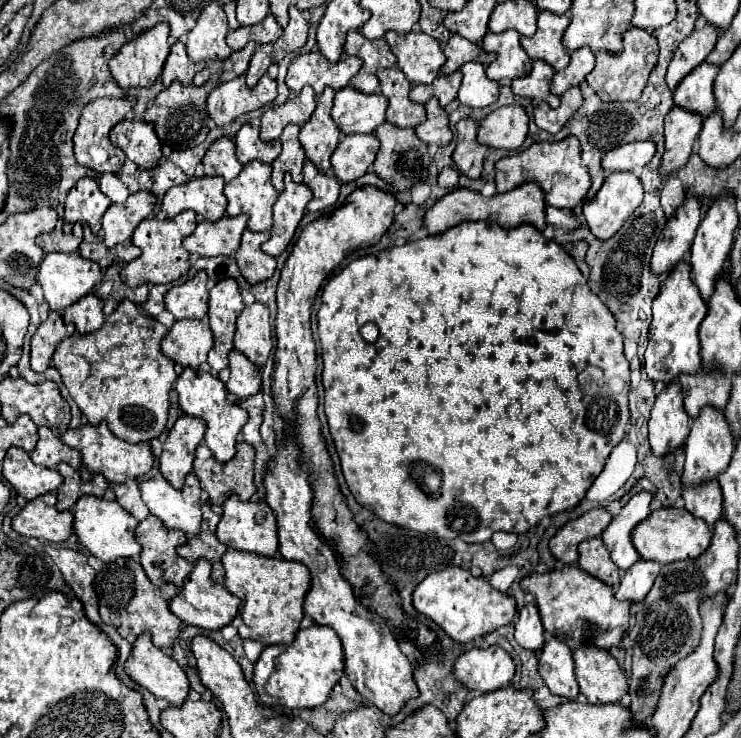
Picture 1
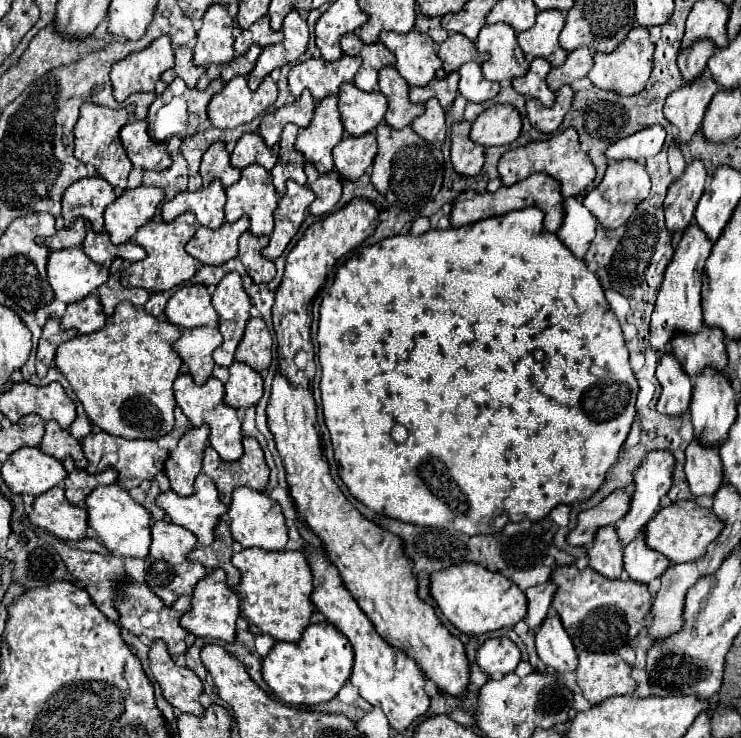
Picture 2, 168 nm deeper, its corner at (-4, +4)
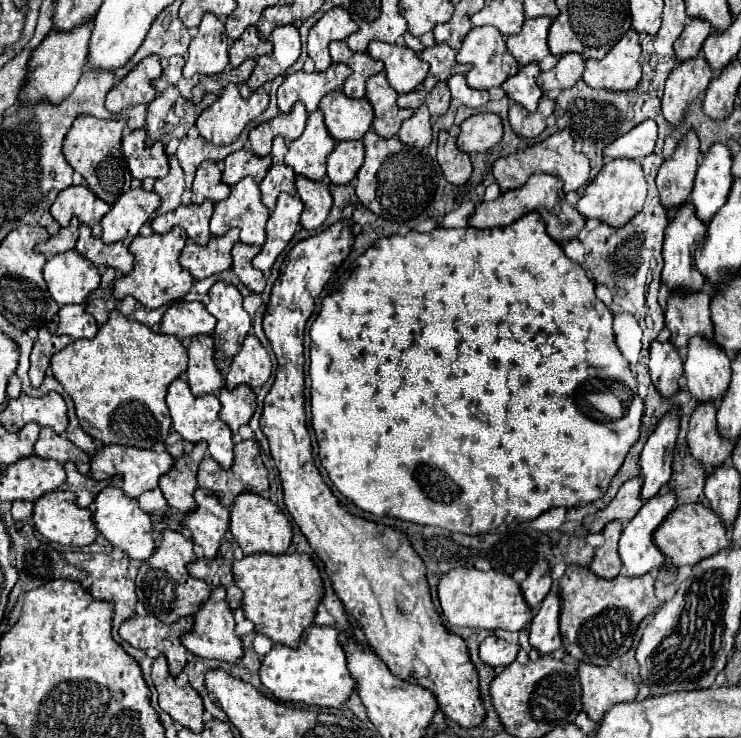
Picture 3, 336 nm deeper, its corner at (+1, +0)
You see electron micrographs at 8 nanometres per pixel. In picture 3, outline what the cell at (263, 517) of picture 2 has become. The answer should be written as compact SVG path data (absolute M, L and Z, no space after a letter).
M243 492L235 498L235 504L231 508L231 528L229 530L245 554L257 554L257 552L285 554L293 538L291 522L277 508L277 504L273 504L271 500L263 496L251 494L251 492Z

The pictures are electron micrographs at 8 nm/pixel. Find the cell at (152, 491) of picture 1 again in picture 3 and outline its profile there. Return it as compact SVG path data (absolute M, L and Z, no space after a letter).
M197 488L197 510L185 516L193 542L201 546L205 558L215 558L225 532L229 530L229 510L219 504L213 492Z

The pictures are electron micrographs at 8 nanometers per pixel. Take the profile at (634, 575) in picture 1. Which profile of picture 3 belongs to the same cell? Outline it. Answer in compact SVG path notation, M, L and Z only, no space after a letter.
M669 490L667 494L657 494L651 500L647 500L643 508L637 512L637 516L623 528L623 534L619 540L619 556L623 560L623 572L627 576L643 576L653 568L661 568L665 564L665 556L659 552L659 548L653 542L653 532L661 526L661 522L669 516L669 512L675 510L675 506L677 506L675 492Z

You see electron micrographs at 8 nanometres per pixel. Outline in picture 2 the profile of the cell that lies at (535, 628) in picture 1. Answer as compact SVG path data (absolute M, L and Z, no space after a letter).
M552 582L536 584L536 586L532 586L532 588L526 590L528 614L526 614L524 622L528 624L530 630L538 630L540 624L546 620L554 592L556 592L556 586Z

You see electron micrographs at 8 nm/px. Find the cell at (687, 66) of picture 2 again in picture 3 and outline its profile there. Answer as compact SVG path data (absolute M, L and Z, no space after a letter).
M689 20L673 46L677 60L683 62L683 60L699 56L701 46L705 38L709 36L709 32L711 32L711 24L707 24L707 20Z

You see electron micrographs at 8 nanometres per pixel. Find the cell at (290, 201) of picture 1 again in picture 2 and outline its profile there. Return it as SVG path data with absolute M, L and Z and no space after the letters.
M288 180L286 194L280 198L278 208L274 210L274 232L270 236L270 244L262 250L266 258L276 260L286 250L288 242L294 238L302 220L306 218L312 200L314 192L308 186L300 186L294 180Z

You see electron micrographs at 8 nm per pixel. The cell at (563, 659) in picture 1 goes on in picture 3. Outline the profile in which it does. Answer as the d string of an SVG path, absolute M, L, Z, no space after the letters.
M553 588L541 602L539 612L533 616L529 628L529 642L541 654L553 654L561 646L559 612L561 612L561 598L557 594L557 588Z

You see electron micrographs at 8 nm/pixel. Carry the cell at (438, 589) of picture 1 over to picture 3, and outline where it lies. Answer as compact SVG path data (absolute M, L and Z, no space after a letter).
M455 568L447 572L439 580L439 600L445 618L455 626L521 632L533 618L519 584L511 576L495 570L481 572L477 568Z

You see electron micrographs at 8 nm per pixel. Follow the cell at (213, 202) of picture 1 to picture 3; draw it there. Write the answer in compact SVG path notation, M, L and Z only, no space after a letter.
M211 200L203 202L201 206L195 206L195 204L179 206L169 214L161 214L161 216L153 218L151 228L157 234L165 234L173 226L181 226L195 244L205 246L211 240L211 234L209 234L209 218L211 218L211 214L213 214Z

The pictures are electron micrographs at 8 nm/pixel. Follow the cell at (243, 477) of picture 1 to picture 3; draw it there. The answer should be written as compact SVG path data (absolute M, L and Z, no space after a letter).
M251 438L251 440L243 440L239 444L235 444L235 462L229 470L223 470L211 456L205 456L203 462L199 464L199 474L197 474L197 482L199 482L199 488L207 488L211 490L219 502L223 506L231 506L233 500L241 494L241 492L255 492L255 494L261 494L265 490L269 490L269 480L267 480L267 468L263 466L263 460L259 456L259 446L257 442Z

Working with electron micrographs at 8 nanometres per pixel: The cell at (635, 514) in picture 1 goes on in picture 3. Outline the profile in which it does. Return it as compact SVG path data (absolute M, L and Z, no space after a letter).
M673 408L663 416L663 420L659 420L641 452L639 466L641 476L645 480L641 490L643 500L653 498L669 482L677 432L679 432L679 410Z

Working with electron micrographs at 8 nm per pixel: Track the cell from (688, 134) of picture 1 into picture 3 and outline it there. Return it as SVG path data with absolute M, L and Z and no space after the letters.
M703 56L685 60L677 64L665 84L665 94L661 100L661 110L667 122L677 126L683 120L687 106L707 90L713 78L711 68L707 68L707 60Z

